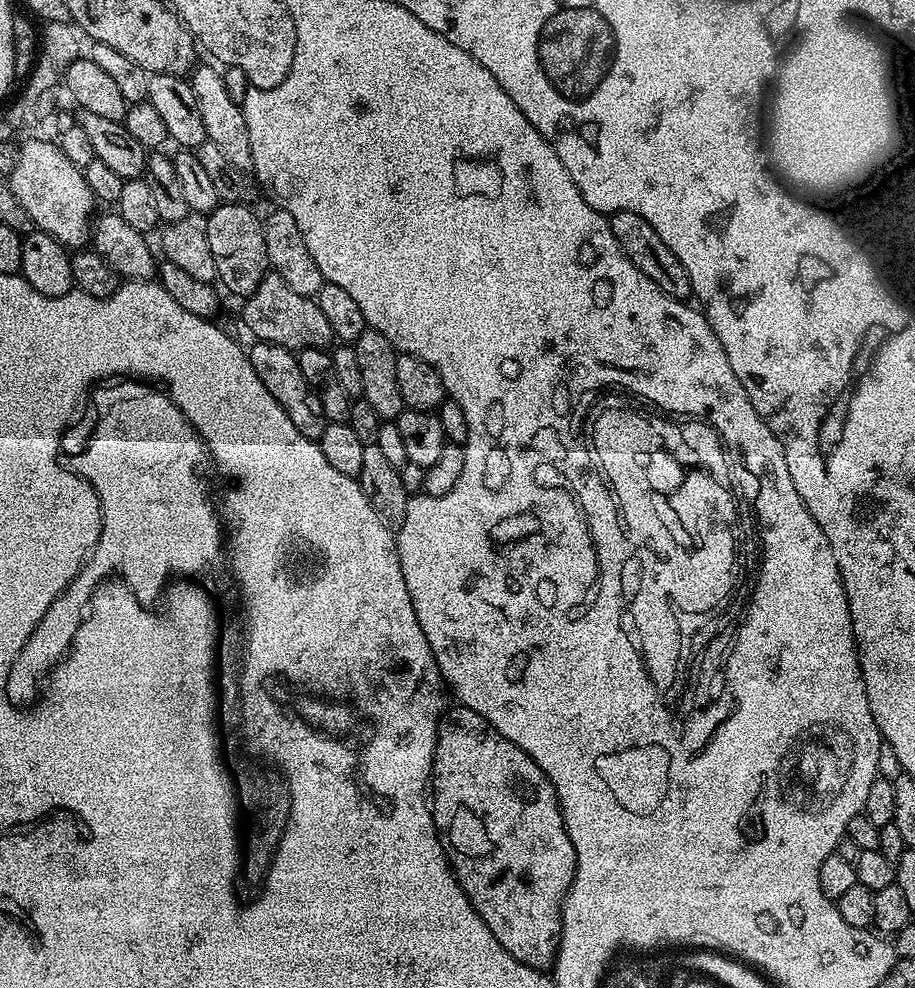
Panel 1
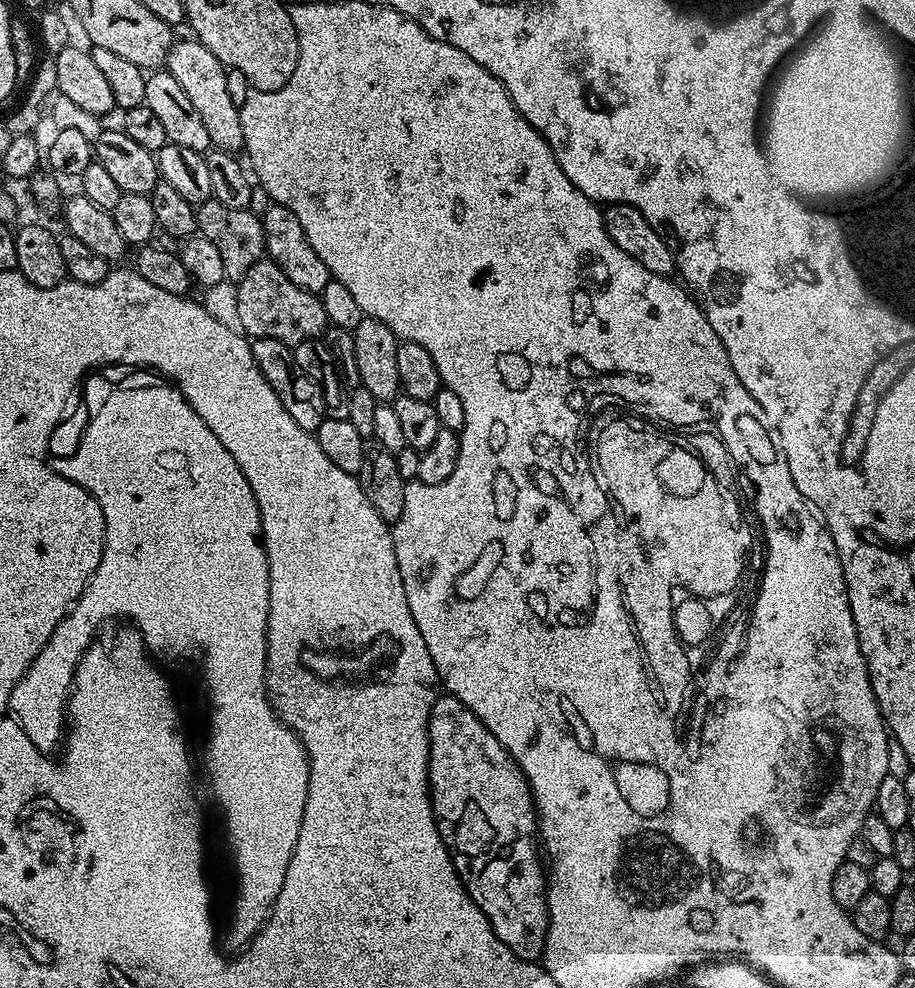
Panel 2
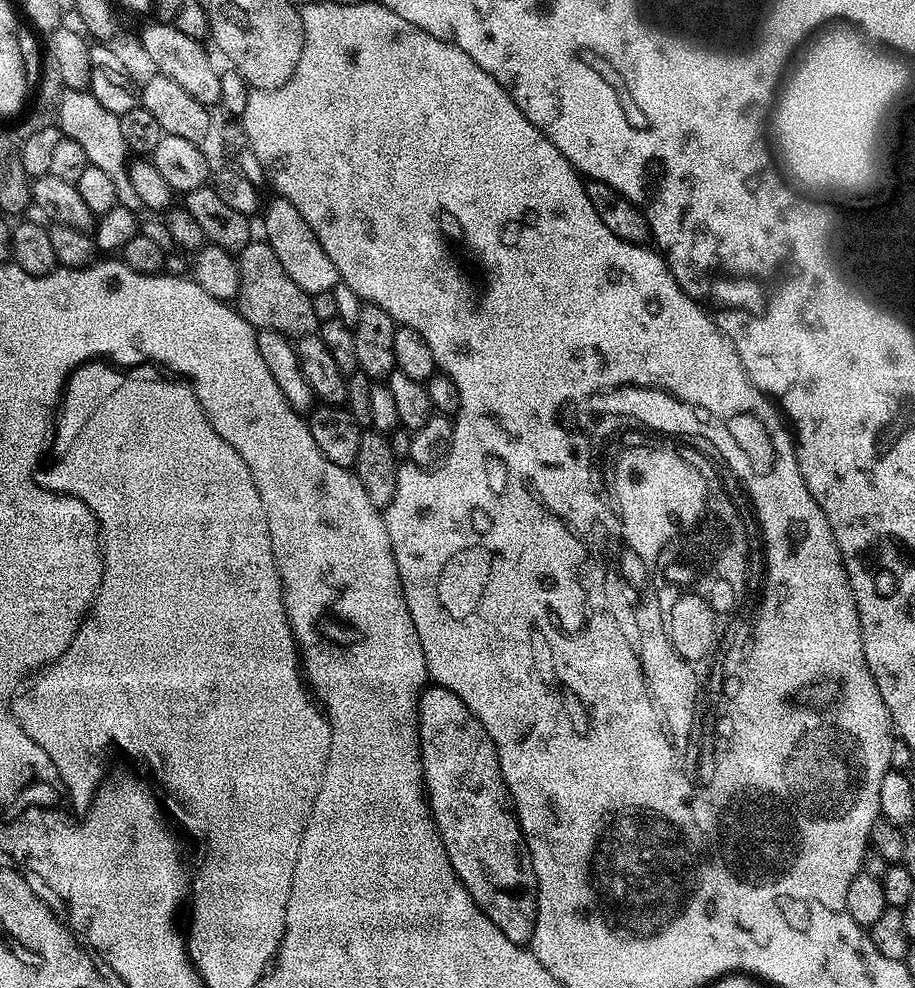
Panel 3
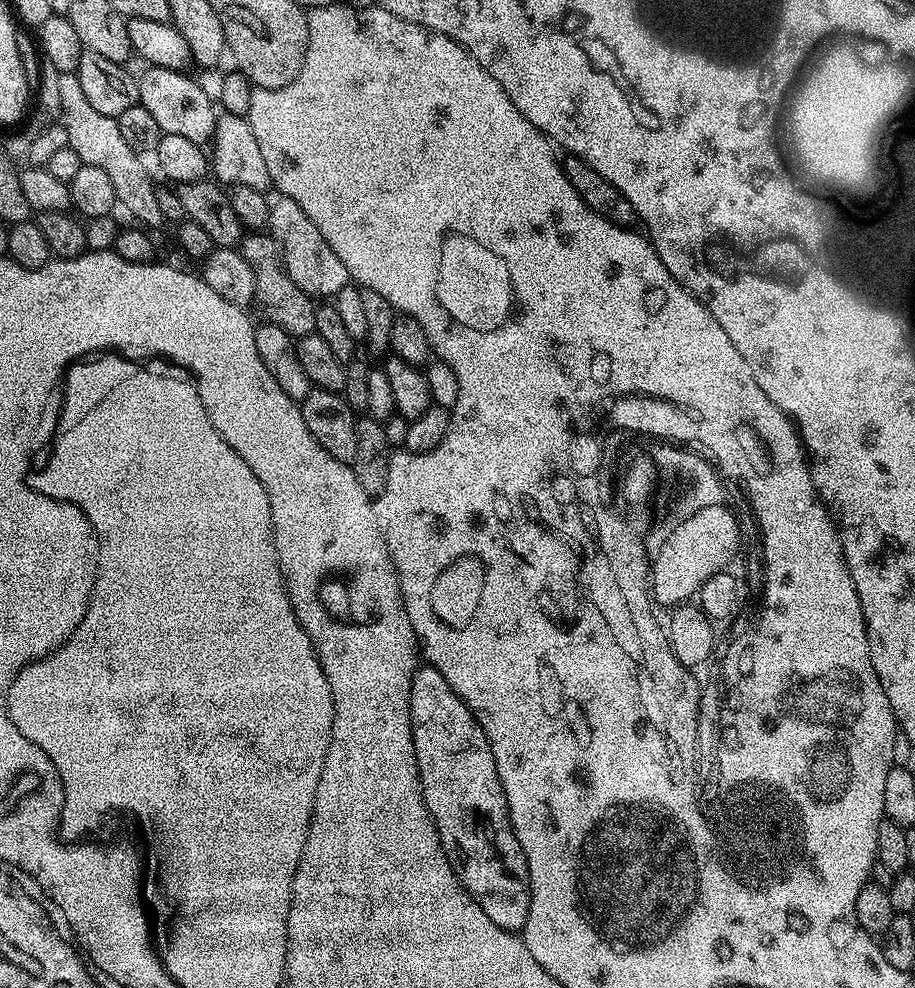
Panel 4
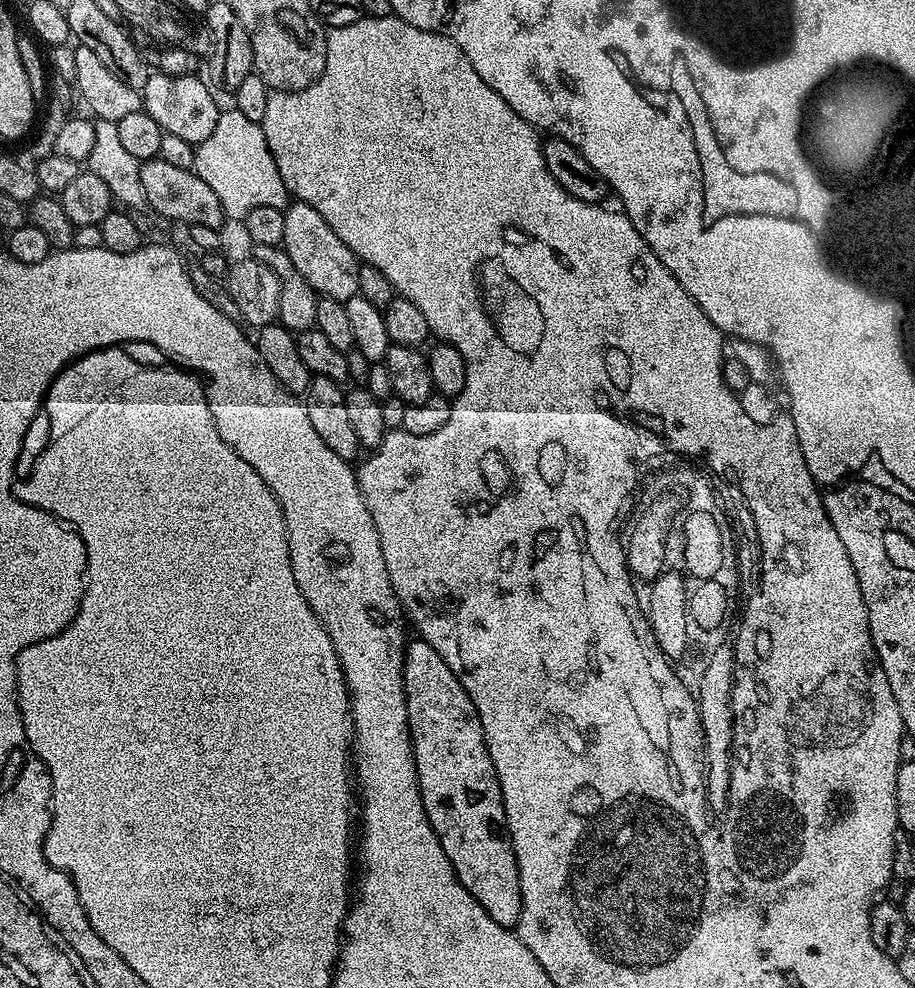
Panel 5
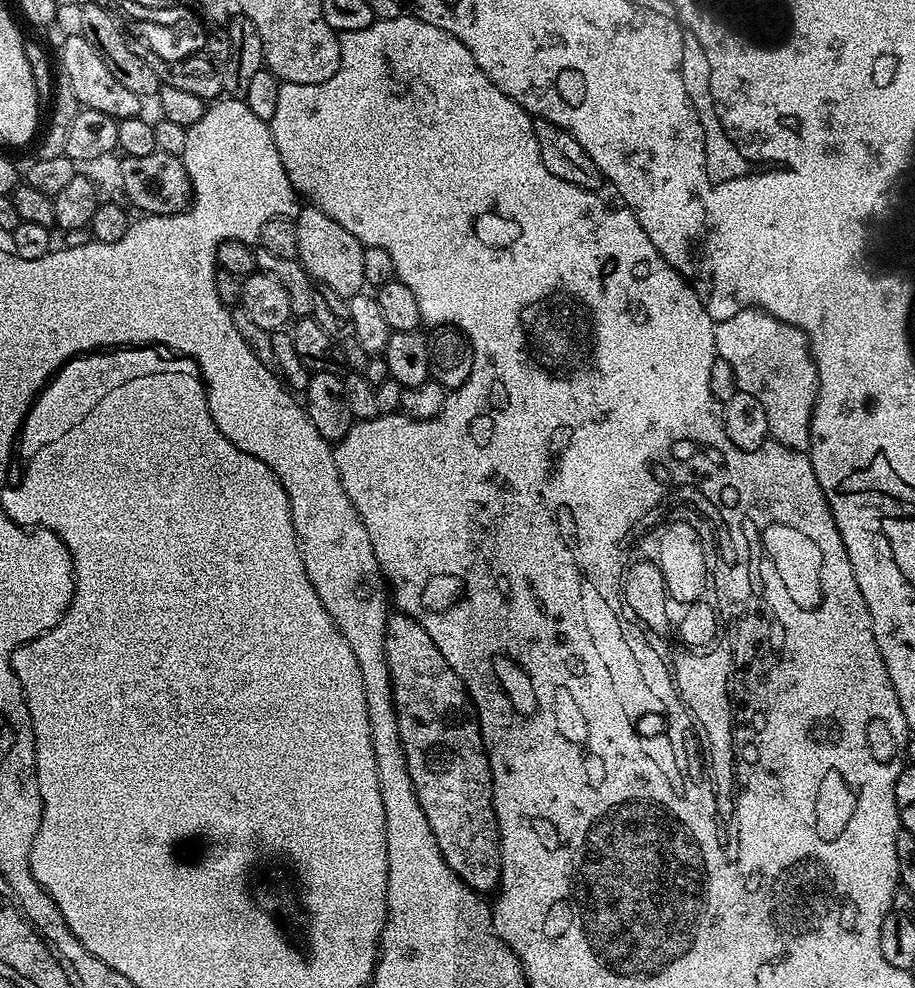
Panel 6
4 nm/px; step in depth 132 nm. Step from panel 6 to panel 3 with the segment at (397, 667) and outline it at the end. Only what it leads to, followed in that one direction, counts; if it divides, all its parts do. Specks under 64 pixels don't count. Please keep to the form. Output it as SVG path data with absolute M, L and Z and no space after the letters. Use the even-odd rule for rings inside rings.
M439 686L425 687L424 693L416 701L416 709L418 710L418 722L420 723L420 757L422 758L428 806L432 810L432 817L436 820L436 829L440 832L442 842L446 846L446 854L454 866L456 876L466 886L470 898L474 898L474 902L488 915L490 922L494 922L494 926L498 926L498 930L502 930L502 934L506 934L506 938L510 938L510 942L521 946L527 945L532 939L534 926L536 925L536 875L534 874L534 866L528 853L528 847L524 841L524 835L520 829L520 822L516 819L515 811L510 807L508 787L502 778L502 770L500 769L494 742L490 738L490 734L486 734L482 722L478 722L478 718L474 718L474 714L470 714L466 702L462 702L462 698L458 698L458 694L454 694L450 690Z

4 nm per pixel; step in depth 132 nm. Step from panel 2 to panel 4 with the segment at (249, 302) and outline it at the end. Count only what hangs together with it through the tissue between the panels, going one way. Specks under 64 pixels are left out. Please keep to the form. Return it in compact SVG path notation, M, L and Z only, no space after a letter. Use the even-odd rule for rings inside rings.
M248 234L241 239L238 251L250 262L250 270L254 270L256 279L256 300L264 307L267 323L282 326L294 338L308 336L316 331L316 309L313 297L307 296L294 281L286 270L284 260L280 256L280 247L268 234Z

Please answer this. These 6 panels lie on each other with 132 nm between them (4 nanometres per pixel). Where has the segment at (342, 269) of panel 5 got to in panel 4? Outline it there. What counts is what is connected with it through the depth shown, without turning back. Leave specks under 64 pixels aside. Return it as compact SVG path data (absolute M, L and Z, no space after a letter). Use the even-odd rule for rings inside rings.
M273 191L268 196L270 206L270 222L267 231L276 245L280 247L280 256L284 260L286 270L294 286L313 298L334 298L343 288L349 287L350 277L346 266L334 250L330 250L330 242L322 238L322 233L314 222L302 211L302 206L294 202L294 198L286 198L281 192Z

